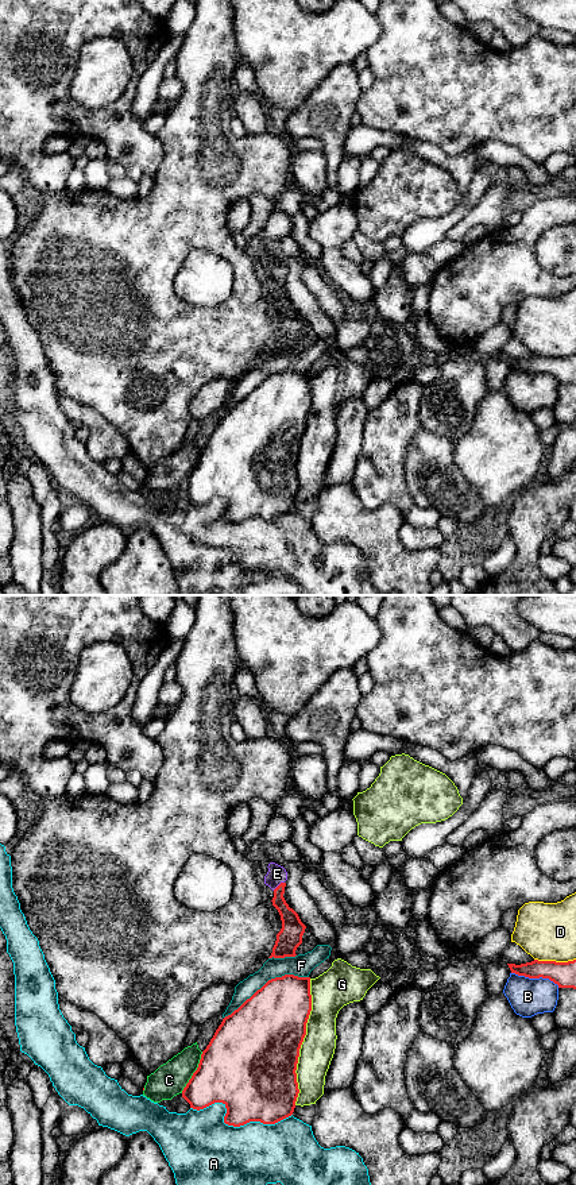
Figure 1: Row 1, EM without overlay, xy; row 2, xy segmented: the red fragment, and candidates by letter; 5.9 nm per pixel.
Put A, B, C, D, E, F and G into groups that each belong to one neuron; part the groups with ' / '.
A / B / C / D / E / F / G

